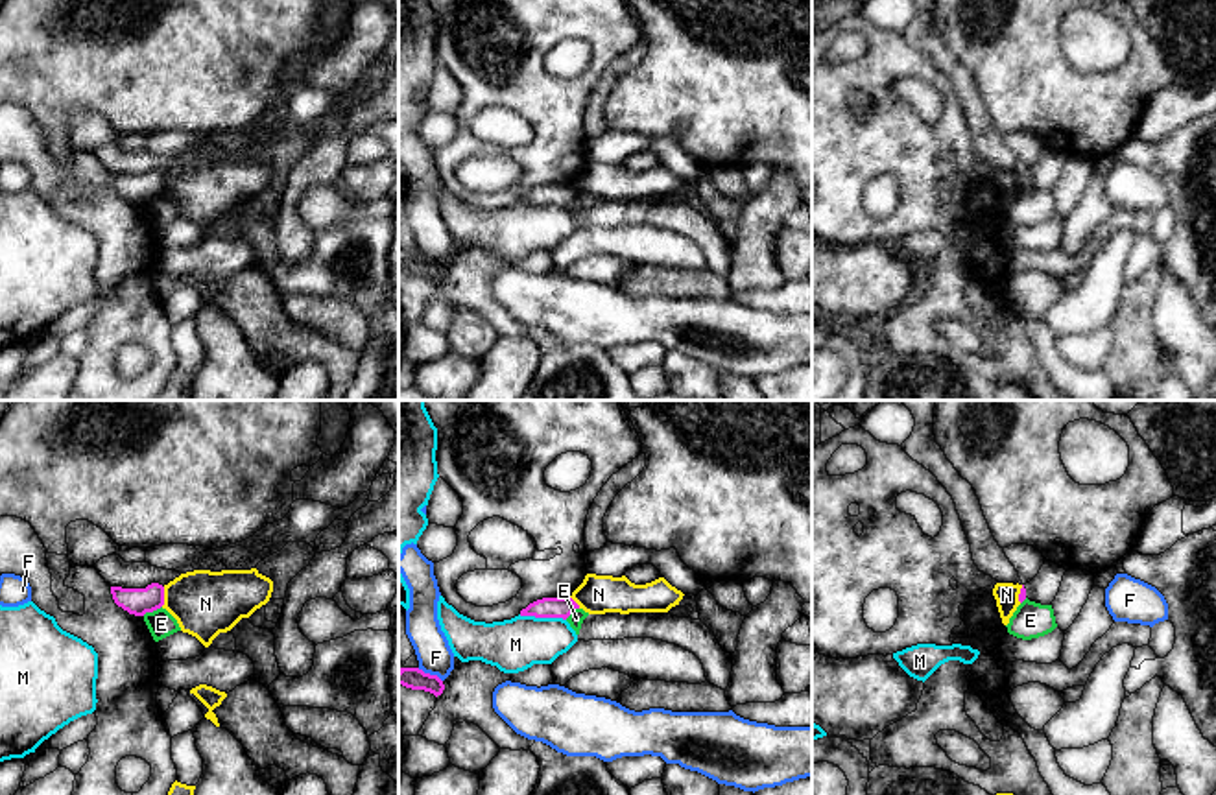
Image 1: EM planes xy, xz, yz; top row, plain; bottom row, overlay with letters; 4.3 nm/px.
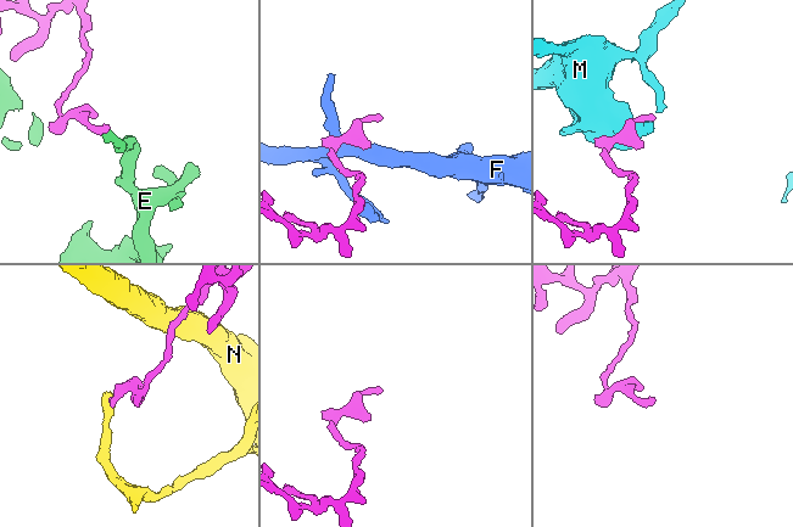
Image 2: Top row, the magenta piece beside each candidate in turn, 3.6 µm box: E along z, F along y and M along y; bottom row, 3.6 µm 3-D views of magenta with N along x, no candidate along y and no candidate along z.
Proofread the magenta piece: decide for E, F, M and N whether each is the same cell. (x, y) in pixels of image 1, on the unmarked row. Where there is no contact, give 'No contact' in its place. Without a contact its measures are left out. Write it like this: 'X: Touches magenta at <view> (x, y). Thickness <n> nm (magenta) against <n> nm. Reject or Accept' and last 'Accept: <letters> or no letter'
E: Touches magenta at xy (152, 198). Thickness 120 nm (magenta) against 120 nm. Reject
F: Touches magenta at xz (429, 261). Thickness 100 nm (magenta) against 150 nm. Reject
M: Touches magenta at xz (543, 203). Thickness 100 nm (magenta) against 220 nm. Reject
N: Touches magenta at xy (163, 183). Thickness 120 nm (magenta) against 280 nm. Reject
Accept: no letter

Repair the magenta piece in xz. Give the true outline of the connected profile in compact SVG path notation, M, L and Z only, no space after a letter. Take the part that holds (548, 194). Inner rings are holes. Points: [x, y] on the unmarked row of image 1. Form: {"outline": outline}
{"outline": "M542 184L520 197L520 203L566 207L579 192L570 184Z"}

